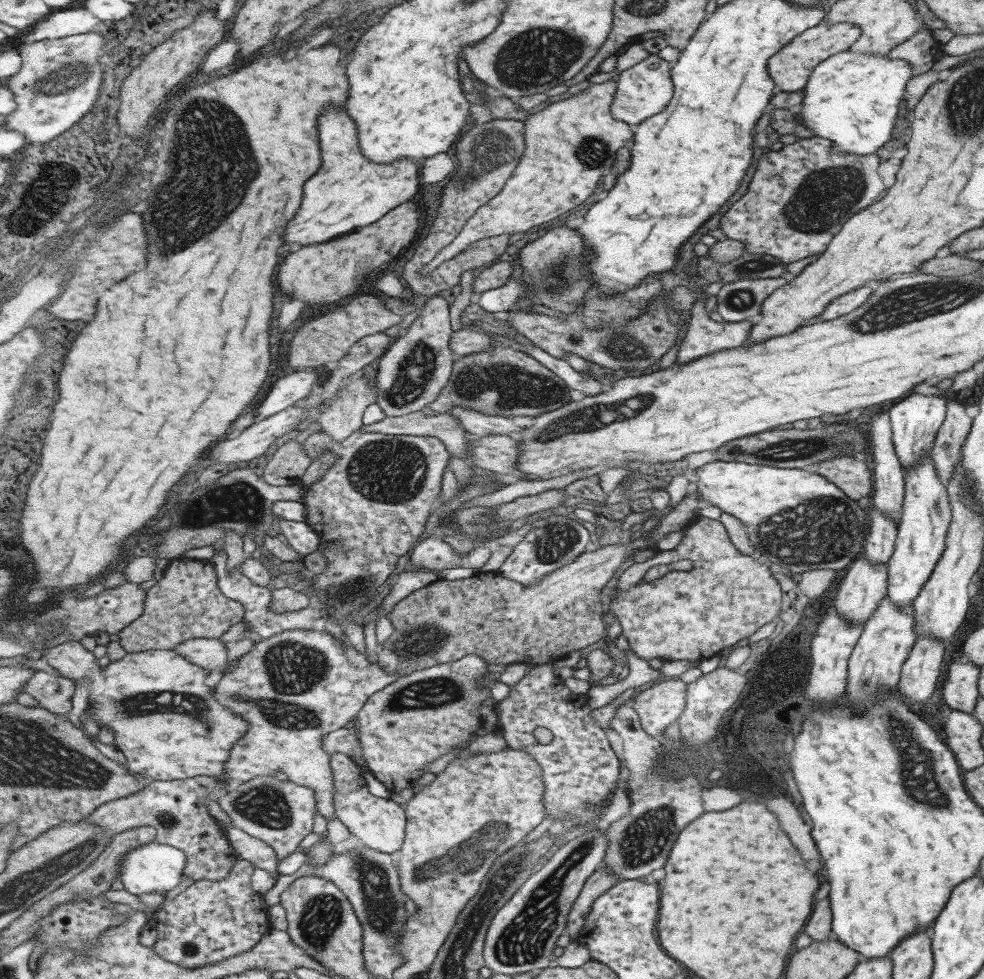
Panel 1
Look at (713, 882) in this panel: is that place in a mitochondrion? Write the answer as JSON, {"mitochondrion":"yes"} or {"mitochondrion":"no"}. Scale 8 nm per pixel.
{"mitochondrion":"no"}

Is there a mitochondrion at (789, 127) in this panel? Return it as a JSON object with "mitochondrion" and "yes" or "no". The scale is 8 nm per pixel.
{"mitochondrion":"no"}

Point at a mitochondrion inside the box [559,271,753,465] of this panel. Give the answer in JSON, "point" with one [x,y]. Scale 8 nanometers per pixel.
{"point":[620,346]}

